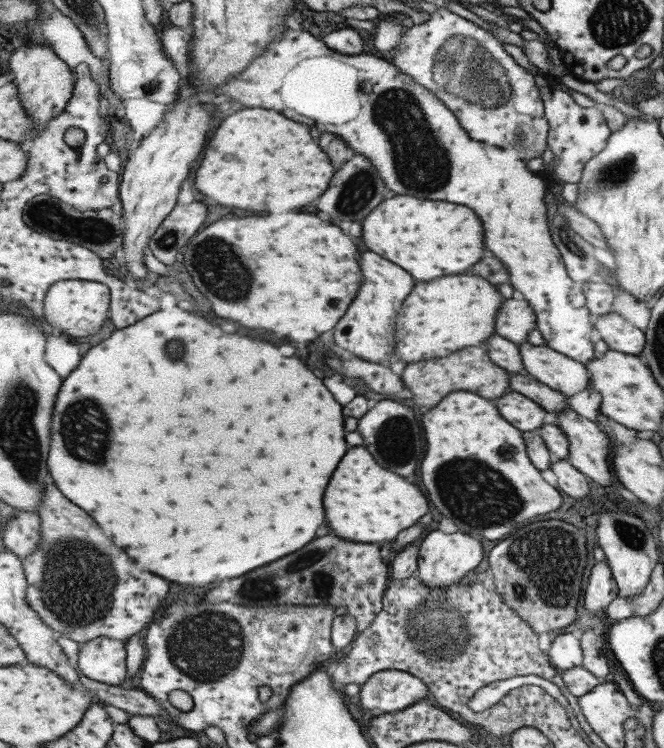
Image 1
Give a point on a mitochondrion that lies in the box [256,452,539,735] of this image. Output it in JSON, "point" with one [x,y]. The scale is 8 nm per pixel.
{"point":[479,496]}

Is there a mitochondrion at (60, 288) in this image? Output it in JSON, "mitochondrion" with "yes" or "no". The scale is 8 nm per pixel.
{"mitochondrion":"no"}

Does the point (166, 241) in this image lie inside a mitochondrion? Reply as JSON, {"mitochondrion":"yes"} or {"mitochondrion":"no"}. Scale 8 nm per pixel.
{"mitochondrion":"yes"}

